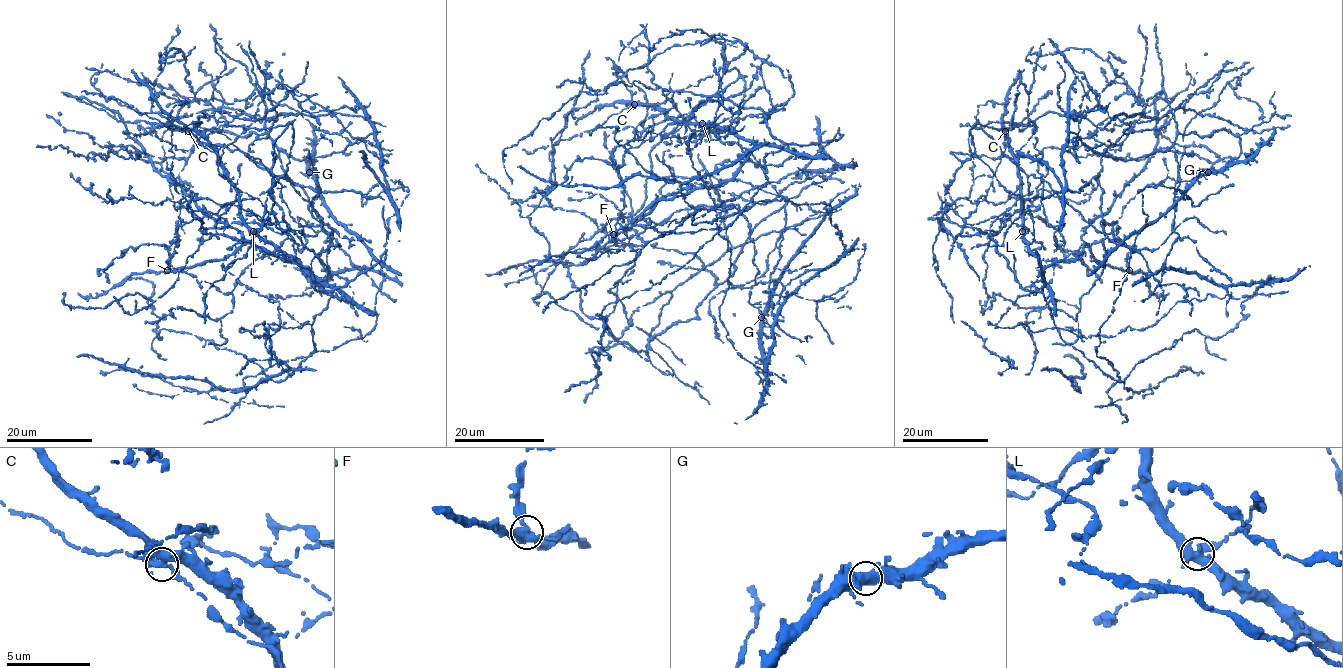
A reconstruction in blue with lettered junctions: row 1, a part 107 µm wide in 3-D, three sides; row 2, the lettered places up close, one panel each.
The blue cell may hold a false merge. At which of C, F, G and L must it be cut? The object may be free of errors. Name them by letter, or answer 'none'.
none

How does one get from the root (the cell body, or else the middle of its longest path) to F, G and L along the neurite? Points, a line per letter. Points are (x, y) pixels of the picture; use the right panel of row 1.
F: (1113, 226), (1108, 239), (1120, 241), (1129, 248), (1129, 270)
G: (1113, 226), (1145, 186), (1190, 181), (1240, 155), (1240, 139), (1225, 128), (1179, 134), (1175, 207), (1208, 172)
L: (1113, 226), (1108, 239), (1129, 248), (1126, 270), (1102, 265), (1085, 243), (1075, 259), (1043, 267), (1022, 231)

